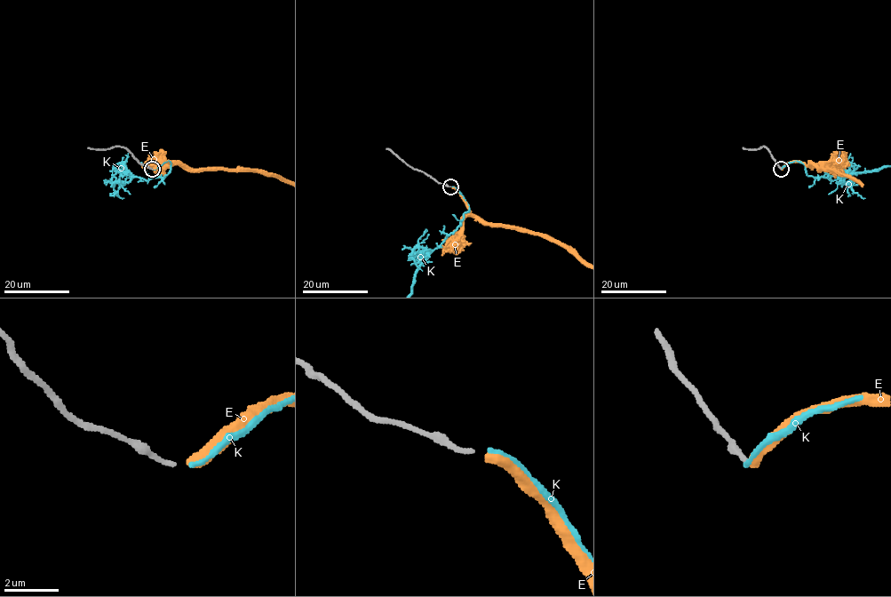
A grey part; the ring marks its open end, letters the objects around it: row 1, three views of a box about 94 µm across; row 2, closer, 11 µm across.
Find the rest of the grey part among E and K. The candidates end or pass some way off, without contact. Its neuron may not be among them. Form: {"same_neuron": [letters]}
{"same_neuron": ["K"]}

